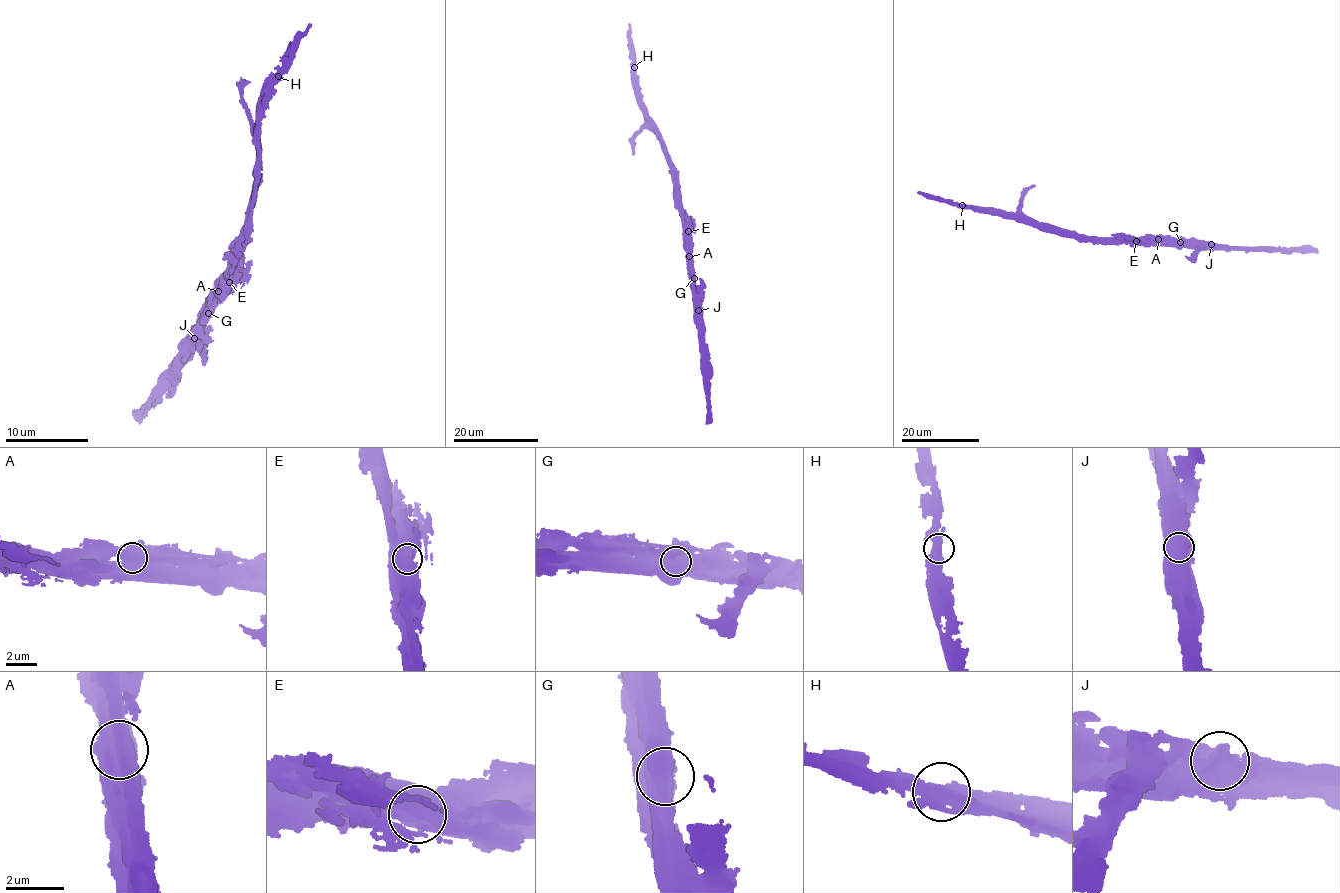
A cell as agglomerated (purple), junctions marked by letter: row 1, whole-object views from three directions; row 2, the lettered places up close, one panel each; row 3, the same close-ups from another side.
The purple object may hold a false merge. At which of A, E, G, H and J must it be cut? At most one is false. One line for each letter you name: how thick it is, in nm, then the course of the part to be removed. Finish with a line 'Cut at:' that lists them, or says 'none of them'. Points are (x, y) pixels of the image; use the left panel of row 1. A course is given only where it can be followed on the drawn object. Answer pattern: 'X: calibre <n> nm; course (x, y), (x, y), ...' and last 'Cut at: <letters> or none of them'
Cut at: none of them

